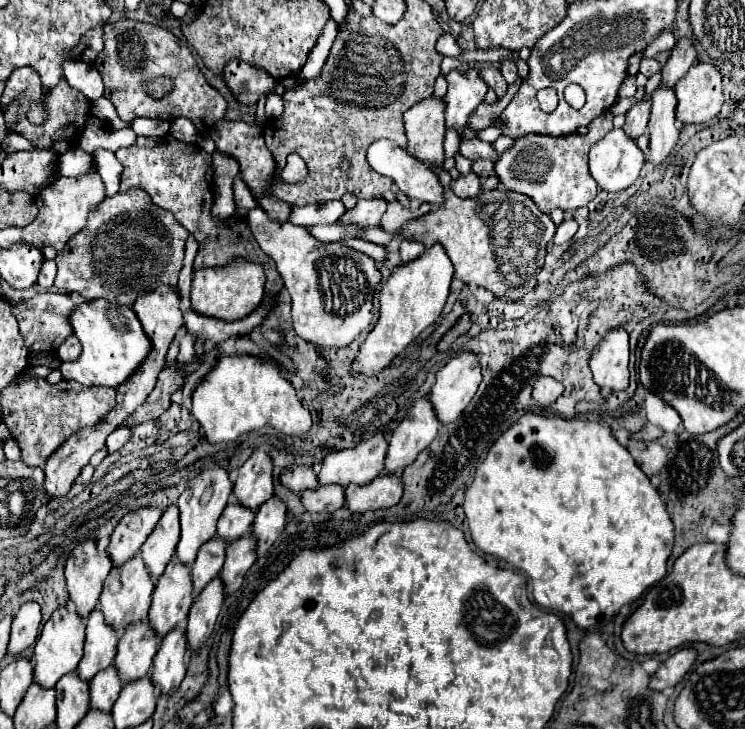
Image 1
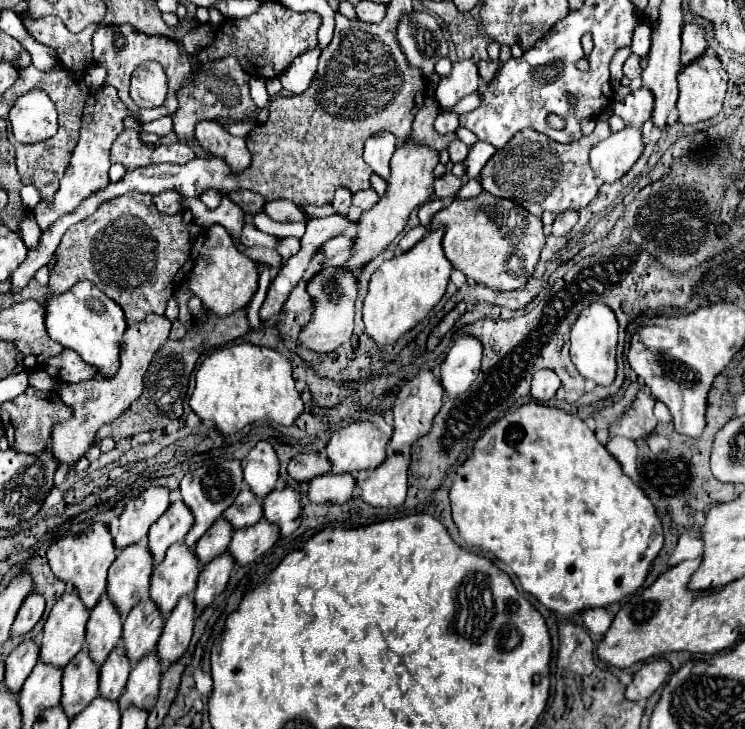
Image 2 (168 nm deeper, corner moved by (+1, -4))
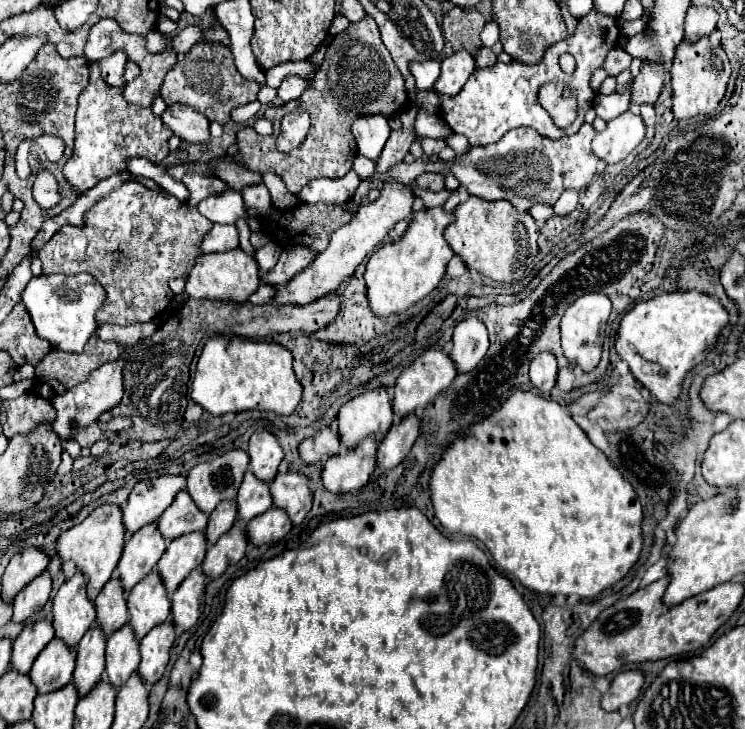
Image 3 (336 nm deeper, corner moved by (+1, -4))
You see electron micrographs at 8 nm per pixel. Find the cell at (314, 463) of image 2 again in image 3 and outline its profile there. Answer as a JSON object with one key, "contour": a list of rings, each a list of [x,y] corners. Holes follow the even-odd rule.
{"contour":[[[320,428],[312,438],[306,438],[300,444],[300,458],[304,464],[316,464],[332,454],[340,452],[340,436],[332,428]]]}

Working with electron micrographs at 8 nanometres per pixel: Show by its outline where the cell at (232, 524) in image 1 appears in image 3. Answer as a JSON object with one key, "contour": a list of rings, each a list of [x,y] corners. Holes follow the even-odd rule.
{"contour":[[[250,470],[244,474],[244,480],[238,488],[238,516],[248,522],[254,516],[266,512],[272,508],[272,494],[270,494],[270,484],[258,480]]]}

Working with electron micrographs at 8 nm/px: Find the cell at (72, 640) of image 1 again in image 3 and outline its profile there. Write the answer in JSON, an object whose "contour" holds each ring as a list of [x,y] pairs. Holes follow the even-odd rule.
{"contour":[[[80,570],[66,580],[54,596],[54,628],[56,636],[76,646],[84,632],[94,624],[96,610],[86,596],[86,578]]]}

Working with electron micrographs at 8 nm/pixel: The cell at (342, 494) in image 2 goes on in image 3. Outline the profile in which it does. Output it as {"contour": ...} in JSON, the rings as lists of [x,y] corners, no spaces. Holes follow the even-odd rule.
{"contour":[[[364,438],[356,448],[346,448],[328,458],[322,470],[324,486],[334,492],[352,492],[366,486],[376,472],[376,438]]]}

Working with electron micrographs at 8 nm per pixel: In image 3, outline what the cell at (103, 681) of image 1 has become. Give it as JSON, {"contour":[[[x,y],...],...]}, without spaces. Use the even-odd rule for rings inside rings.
{"contour":[[[130,624],[118,628],[106,644],[106,676],[118,688],[140,664],[140,642]]]}

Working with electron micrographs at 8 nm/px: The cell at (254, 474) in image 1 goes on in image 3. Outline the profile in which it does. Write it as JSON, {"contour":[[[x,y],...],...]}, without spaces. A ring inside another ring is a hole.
{"contour":[[[256,430],[248,442],[248,454],[250,454],[250,470],[256,474],[256,478],[272,482],[278,472],[278,464],[284,458],[284,452],[276,436],[268,430]]]}

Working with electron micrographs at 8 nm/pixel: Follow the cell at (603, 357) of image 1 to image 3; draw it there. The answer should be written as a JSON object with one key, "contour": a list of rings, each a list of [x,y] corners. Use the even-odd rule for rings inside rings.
{"contour":[[[592,292],[592,294],[584,294],[580,296],[568,310],[566,314],[562,316],[560,320],[560,334],[562,334],[562,350],[564,350],[564,356],[574,362],[576,366],[580,366],[582,370],[590,372],[596,368],[598,360],[600,360],[600,352],[602,352],[602,338],[600,338],[600,332],[604,330],[606,326],[606,320],[610,316],[610,310],[612,310],[612,304],[610,304],[610,298],[604,296],[604,294],[598,294],[598,292]]]}

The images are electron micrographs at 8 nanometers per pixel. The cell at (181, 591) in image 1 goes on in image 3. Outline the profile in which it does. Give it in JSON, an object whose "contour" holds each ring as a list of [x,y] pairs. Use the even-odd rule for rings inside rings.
{"contour":[[[204,532],[184,534],[168,544],[164,556],[156,564],[156,570],[160,572],[168,594],[172,594],[180,586],[180,582],[202,564],[206,550],[208,542]]]}

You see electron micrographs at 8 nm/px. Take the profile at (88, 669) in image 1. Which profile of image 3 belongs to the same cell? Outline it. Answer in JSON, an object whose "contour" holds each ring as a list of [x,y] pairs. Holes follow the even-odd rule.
{"contour":[[[110,578],[108,584],[100,590],[100,594],[94,600],[96,606],[96,622],[100,628],[104,628],[106,634],[116,632],[116,628],[124,626],[128,622],[128,608],[126,608],[126,590],[120,582],[120,578]]]}

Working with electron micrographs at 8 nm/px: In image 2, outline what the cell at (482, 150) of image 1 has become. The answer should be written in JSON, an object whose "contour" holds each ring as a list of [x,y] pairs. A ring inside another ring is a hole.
{"contour":[[[454,140],[450,146],[448,146],[448,152],[450,152],[450,160],[452,162],[462,162],[468,158],[468,148],[464,142],[460,140]]]}

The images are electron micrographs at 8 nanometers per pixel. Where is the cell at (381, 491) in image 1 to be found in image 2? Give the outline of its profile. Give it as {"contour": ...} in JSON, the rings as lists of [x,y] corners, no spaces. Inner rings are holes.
{"contour":[[[390,452],[388,460],[376,468],[376,472],[356,474],[356,486],[360,488],[360,500],[374,508],[398,508],[406,500],[406,470],[410,454],[396,456]]]}

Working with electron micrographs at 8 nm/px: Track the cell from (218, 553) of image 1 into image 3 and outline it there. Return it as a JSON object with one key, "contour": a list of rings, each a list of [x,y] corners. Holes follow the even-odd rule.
{"contour":[[[224,500],[220,502],[214,512],[210,514],[210,522],[208,522],[208,528],[206,528],[206,540],[210,544],[214,544],[224,532],[228,532],[236,520],[236,514],[238,514],[238,508],[236,508],[236,502],[234,500]]]}

